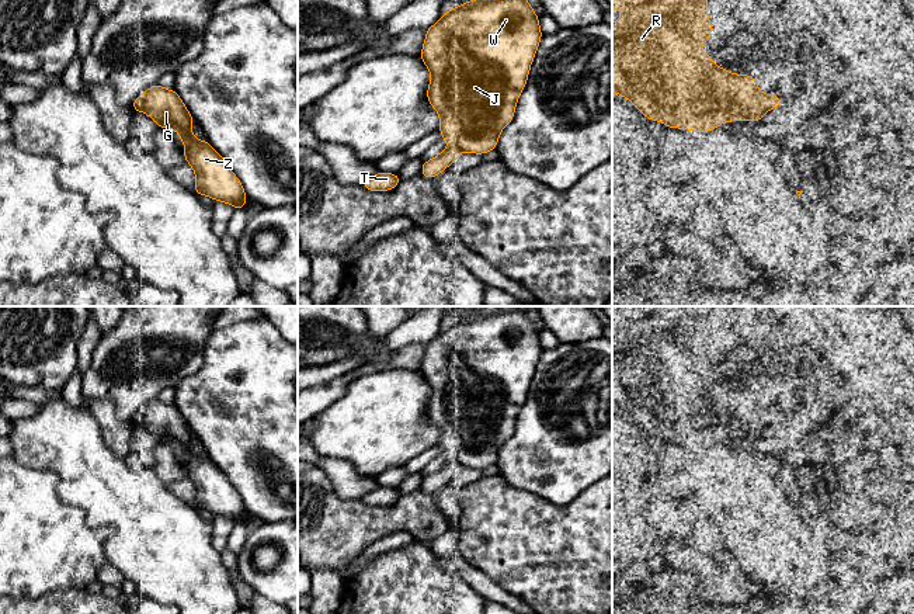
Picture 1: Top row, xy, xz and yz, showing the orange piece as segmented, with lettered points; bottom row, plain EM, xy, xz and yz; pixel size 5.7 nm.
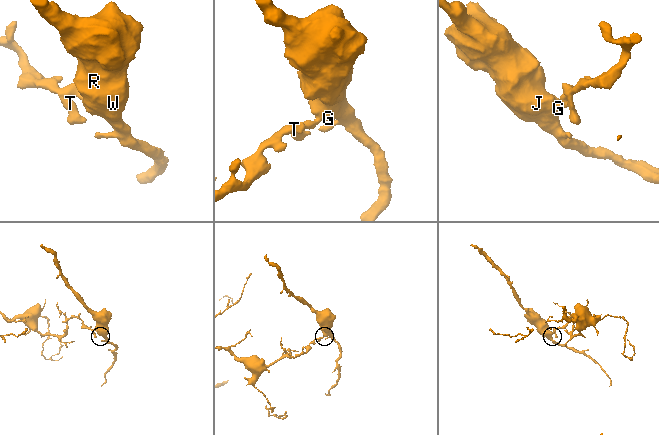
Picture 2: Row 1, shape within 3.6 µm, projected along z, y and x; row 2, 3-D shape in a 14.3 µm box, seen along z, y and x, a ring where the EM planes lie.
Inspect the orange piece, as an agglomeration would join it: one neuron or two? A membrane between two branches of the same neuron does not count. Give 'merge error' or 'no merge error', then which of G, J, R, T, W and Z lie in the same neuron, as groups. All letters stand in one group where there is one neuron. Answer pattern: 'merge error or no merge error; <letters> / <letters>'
merge error; G J R W Z / T

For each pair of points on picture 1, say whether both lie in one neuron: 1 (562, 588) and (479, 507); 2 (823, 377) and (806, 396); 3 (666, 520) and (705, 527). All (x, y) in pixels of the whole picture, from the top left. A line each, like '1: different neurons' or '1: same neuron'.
1: same neuron
2: different neurons
3: same neuron

